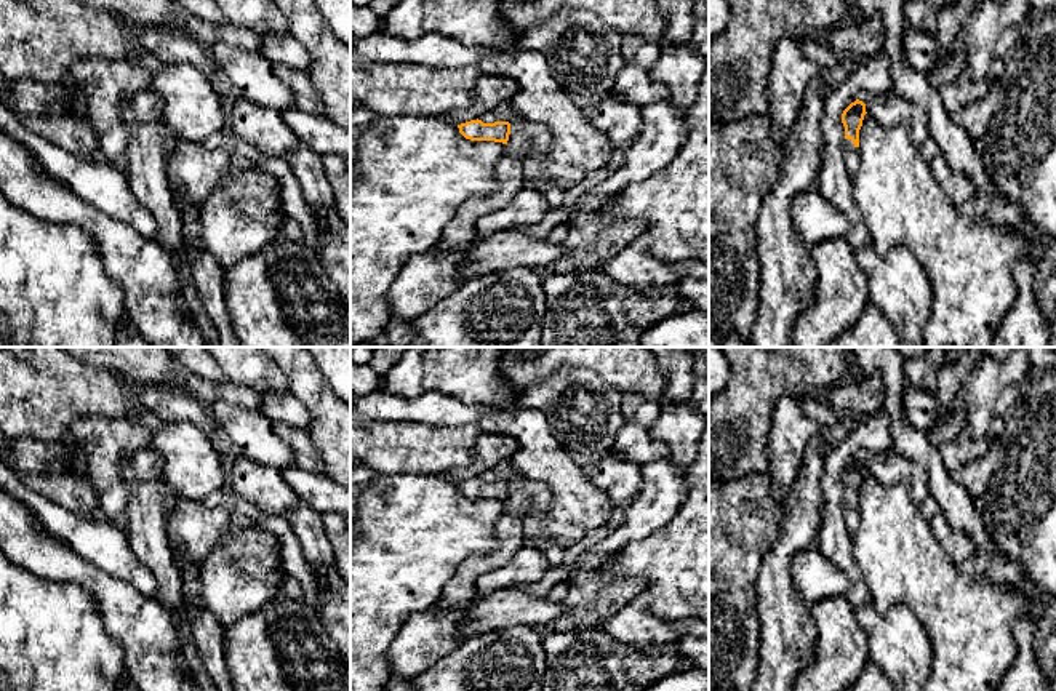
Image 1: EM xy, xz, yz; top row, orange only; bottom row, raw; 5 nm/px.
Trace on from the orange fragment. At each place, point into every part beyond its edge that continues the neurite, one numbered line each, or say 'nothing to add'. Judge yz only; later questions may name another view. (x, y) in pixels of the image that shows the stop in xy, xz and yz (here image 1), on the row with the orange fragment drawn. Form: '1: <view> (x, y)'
1: yz (852, 155)

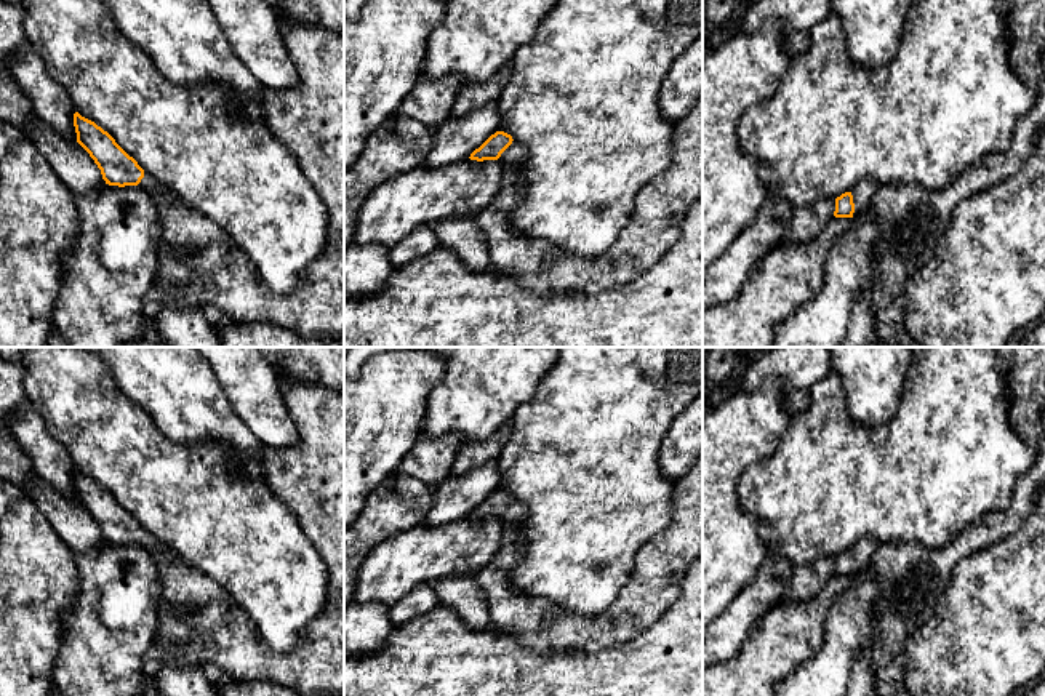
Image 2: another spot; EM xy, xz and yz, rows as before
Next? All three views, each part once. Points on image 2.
1: yz (863, 192)

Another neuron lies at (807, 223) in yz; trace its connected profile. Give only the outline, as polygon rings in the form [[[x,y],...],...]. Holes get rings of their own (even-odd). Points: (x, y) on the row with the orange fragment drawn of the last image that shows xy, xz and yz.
[[[821,198],[815,205],[797,208],[779,245],[802,243],[815,238],[834,218],[835,200]]]

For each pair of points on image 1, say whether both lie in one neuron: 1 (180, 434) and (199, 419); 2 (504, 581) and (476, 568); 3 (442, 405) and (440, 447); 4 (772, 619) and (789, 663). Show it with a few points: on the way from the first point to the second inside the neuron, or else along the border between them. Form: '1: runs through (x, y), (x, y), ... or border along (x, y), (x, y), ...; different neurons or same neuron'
1: border along (164, 421), (191, 423), (208, 437); different neurons
2: border along (517, 552), (482, 573), (476, 594); different neurons
3: border along (404, 421), (439, 427), (472, 424), (477, 429); different neurons
4: runs through (781, 631), (781, 651); same neuron

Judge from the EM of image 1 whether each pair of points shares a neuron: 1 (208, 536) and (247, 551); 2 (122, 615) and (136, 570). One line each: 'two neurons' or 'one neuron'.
1: two neurons
2: two neurons

